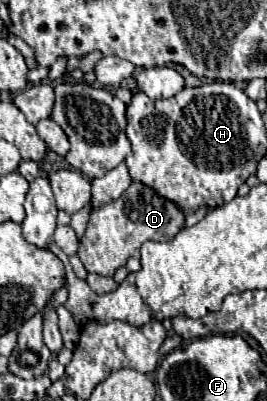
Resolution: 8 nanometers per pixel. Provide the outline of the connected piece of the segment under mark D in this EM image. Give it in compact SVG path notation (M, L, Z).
M133 181L129 189L115 201L91 211L87 231L79 241L79 259L87 273L113 277L119 267L127 265L129 257L139 259L139 249L147 241L171 241L185 227L185 213L173 201L159 197L155 189Z

